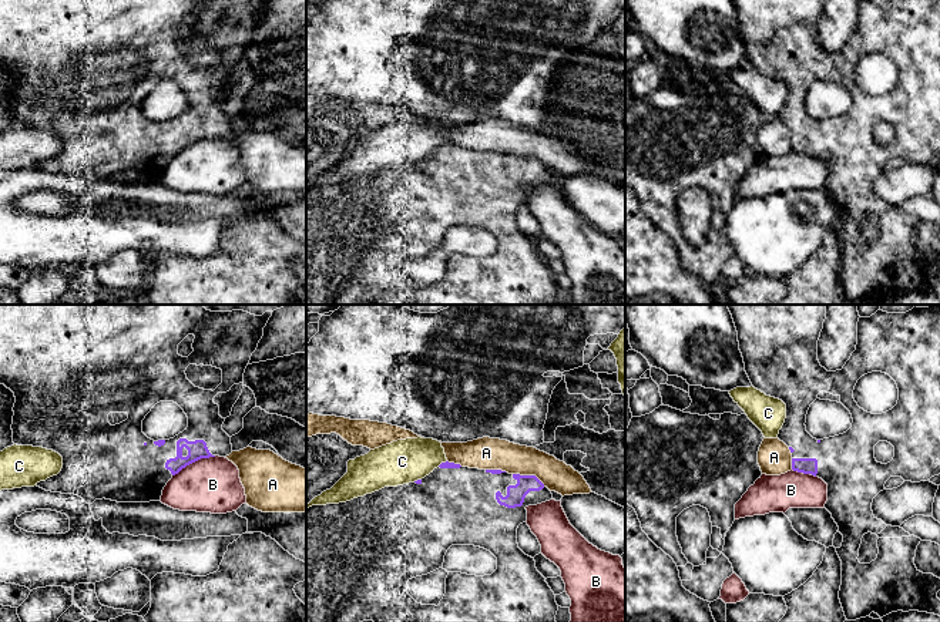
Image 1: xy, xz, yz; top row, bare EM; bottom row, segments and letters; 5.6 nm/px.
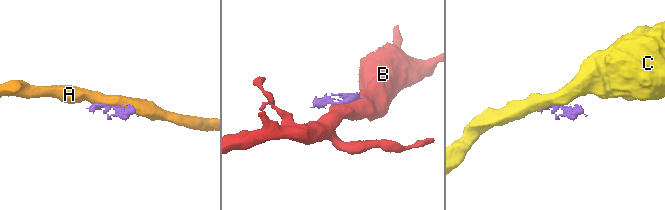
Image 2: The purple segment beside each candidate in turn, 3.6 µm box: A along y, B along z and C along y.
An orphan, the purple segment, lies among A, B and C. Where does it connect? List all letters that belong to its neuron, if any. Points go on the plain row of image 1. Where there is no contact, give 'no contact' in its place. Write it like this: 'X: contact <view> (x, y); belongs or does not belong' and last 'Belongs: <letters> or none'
A: contact xz (529, 157); does not belong
B: contact xy (194, 143); does not belong
C: contact xz (442, 144); does not belong
Belongs: none

